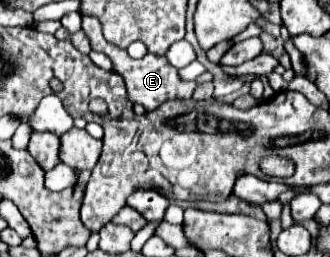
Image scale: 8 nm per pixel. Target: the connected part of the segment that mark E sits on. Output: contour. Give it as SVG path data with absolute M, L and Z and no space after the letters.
M81 16L81 28L83 28L83 32L89 36L91 48L93 48L95 52L107 54L107 56L111 58L111 62L113 62L113 70L125 78L127 94L129 94L129 100L131 100L133 104L143 104L147 110L155 110L155 108L159 108L159 106L161 106L163 102L167 102L167 100L175 100L175 98L179 98L179 100L189 100L189 98L193 96L195 88L199 86L195 80L191 80L191 82L179 80L177 68L171 66L165 56L145 54L141 60L133 60L133 58L127 54L127 50L123 50L123 48L119 48L119 46L115 46L115 44L111 44L111 42L105 40L103 30L101 30L101 22L99 22L95 16Z

